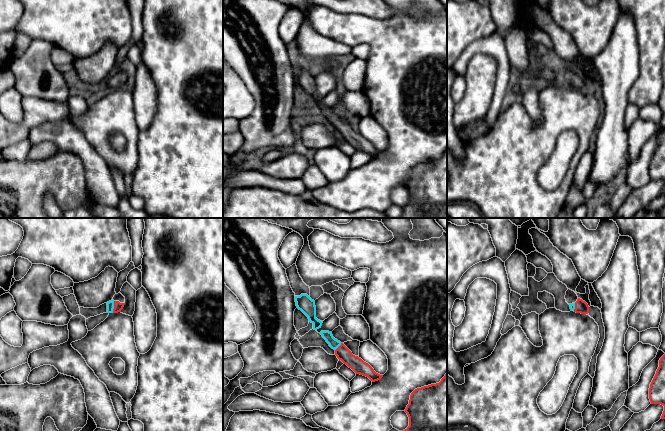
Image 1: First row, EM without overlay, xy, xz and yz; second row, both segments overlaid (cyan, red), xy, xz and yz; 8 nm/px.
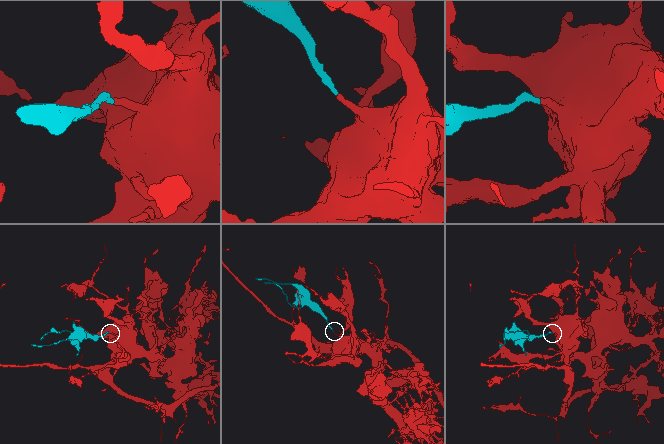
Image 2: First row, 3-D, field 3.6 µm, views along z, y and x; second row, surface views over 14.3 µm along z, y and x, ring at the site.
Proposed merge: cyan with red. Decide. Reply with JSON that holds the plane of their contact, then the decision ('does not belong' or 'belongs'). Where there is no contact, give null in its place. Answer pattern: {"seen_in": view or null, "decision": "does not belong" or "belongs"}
{"seen_in": "xy", "decision": "belongs"}

